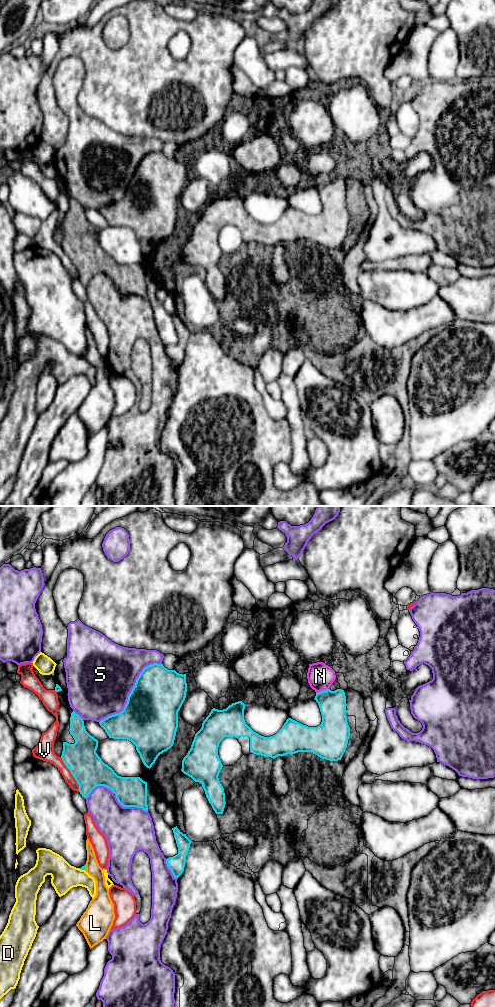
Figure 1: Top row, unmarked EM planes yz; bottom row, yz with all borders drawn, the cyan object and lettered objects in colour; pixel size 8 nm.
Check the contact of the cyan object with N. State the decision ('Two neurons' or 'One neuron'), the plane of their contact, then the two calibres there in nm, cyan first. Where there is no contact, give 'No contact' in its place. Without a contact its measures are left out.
One neuron. Touches cyan in yz. Thickness 220 nm (cyan) against 220 nm

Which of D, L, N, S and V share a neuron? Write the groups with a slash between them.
D / L / N / S / V

